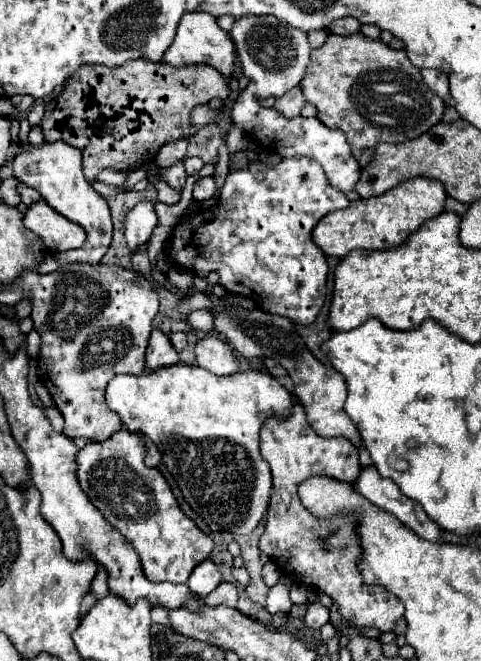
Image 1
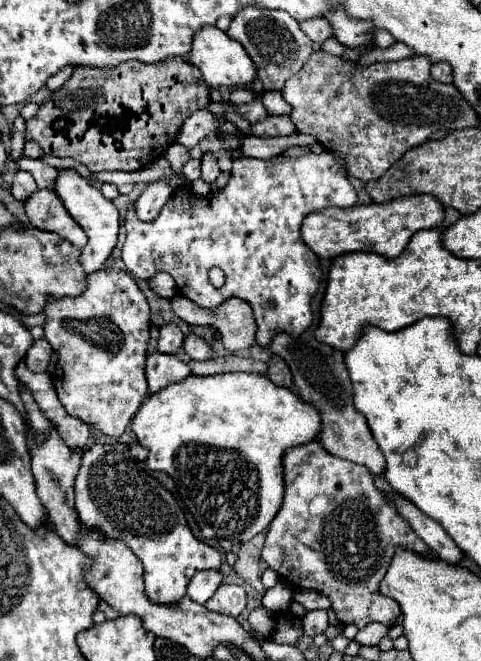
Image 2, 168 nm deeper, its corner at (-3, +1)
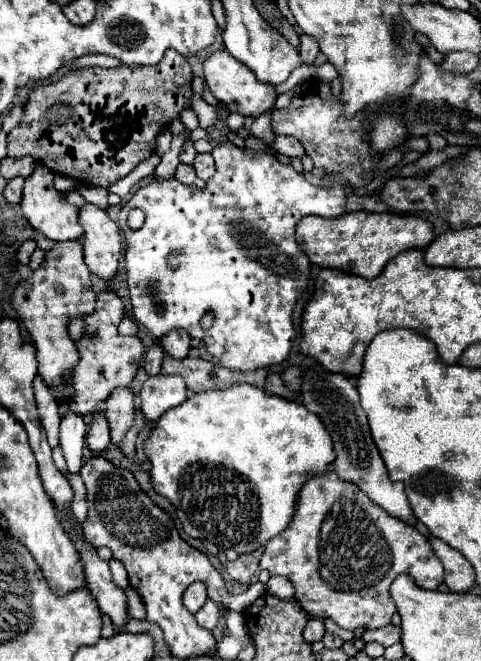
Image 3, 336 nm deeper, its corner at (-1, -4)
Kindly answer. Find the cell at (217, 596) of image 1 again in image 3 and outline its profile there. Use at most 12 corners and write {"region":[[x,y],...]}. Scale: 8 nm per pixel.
{"region":[[207,601],[195,613],[197,623],[209,631],[223,617],[215,601]]}

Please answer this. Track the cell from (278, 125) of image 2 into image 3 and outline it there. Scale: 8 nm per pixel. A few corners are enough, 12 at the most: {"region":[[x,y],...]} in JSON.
{"region":[[275,137],[273,149],[287,157],[301,157],[305,149],[295,137]]}

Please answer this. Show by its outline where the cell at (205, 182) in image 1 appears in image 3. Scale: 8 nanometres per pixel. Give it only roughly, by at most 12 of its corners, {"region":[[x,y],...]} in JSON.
{"region":[[201,153],[193,163],[197,177],[213,177],[215,161],[211,153]]}

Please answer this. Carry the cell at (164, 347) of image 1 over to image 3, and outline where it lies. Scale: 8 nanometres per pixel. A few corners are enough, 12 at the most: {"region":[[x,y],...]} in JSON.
{"region":[[153,375],[141,391],[141,411],[157,421],[187,399],[177,375]]}

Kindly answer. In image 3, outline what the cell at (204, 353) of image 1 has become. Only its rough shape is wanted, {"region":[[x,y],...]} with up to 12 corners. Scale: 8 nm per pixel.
{"region":[[169,331],[161,339],[165,351],[185,359],[191,337],[185,331]]}

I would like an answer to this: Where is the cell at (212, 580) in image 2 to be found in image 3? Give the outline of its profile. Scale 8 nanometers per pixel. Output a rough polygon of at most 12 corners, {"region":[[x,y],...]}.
{"region":[[201,581],[187,587],[183,605],[197,613],[207,601],[207,589]]}

